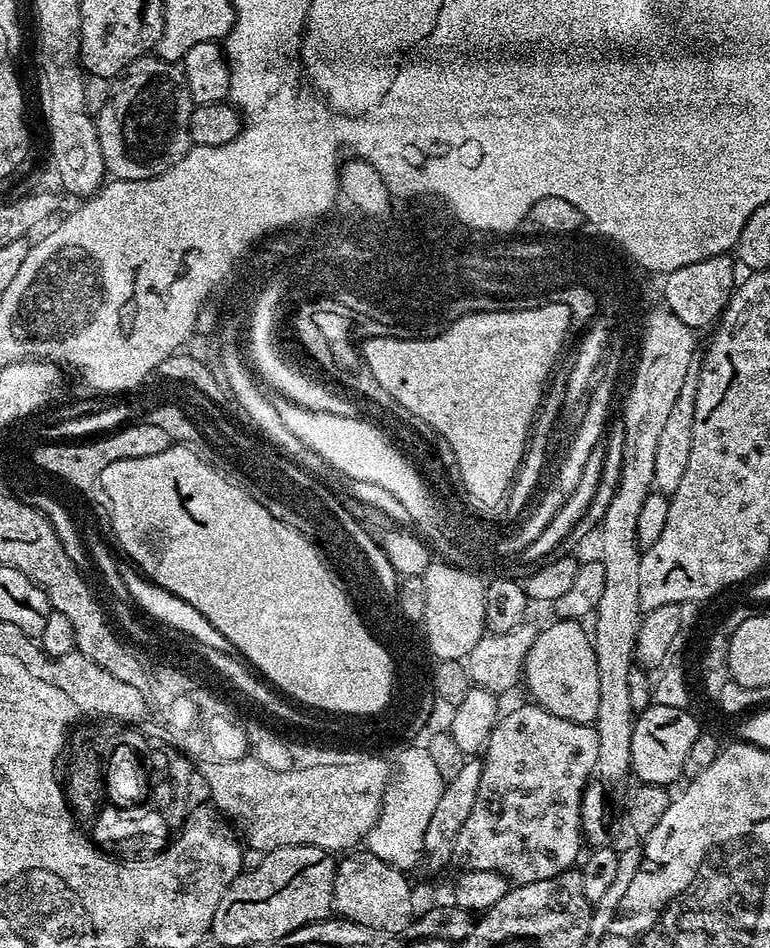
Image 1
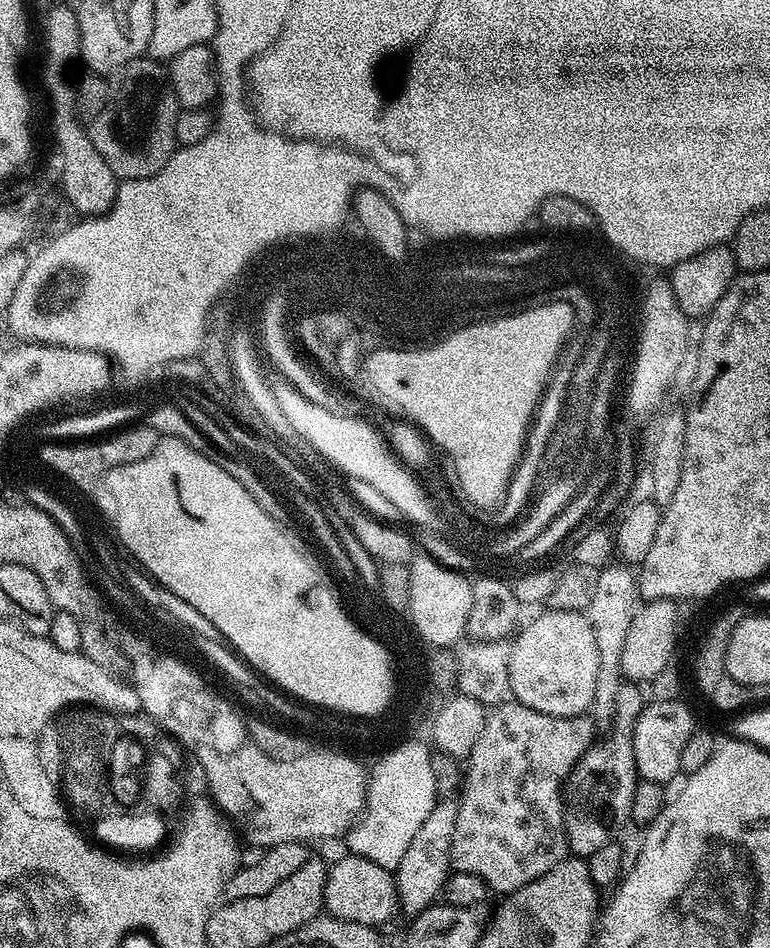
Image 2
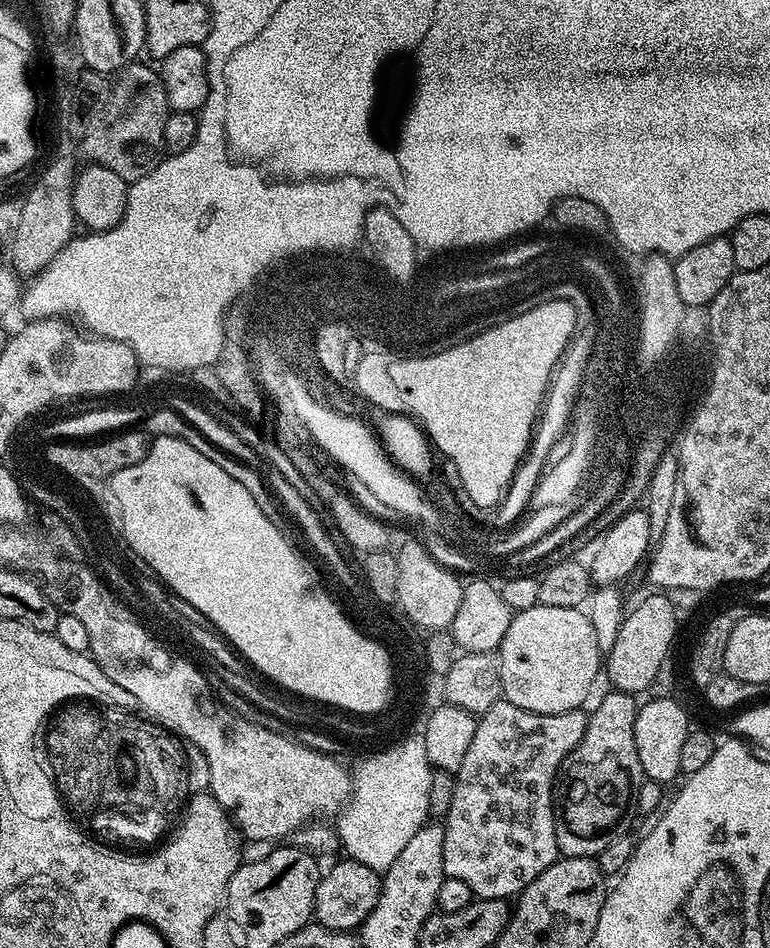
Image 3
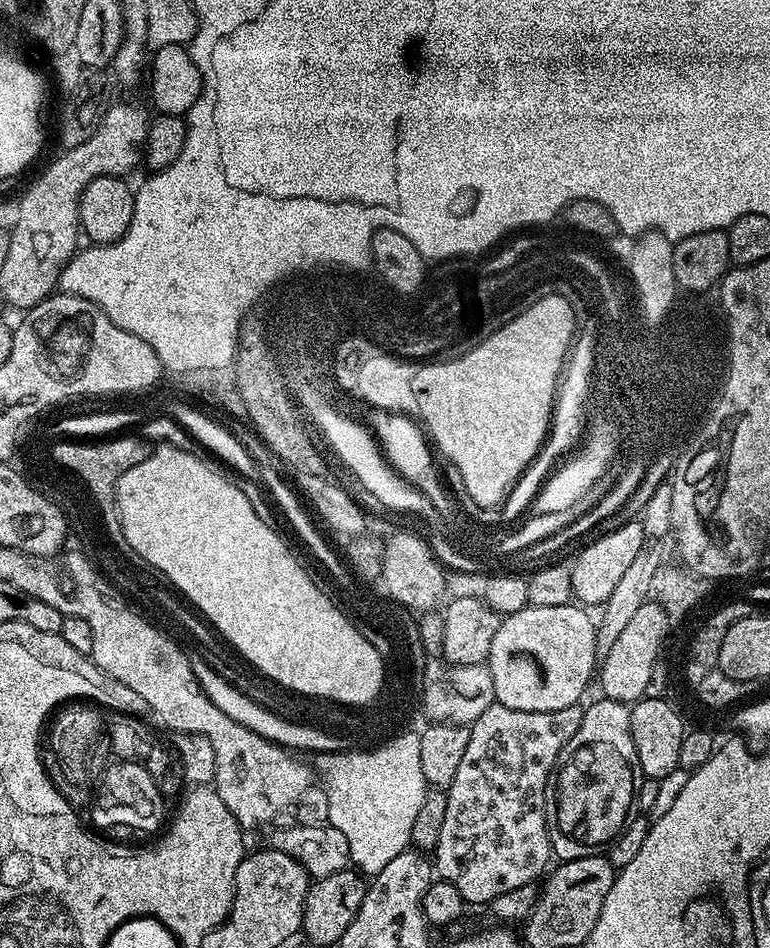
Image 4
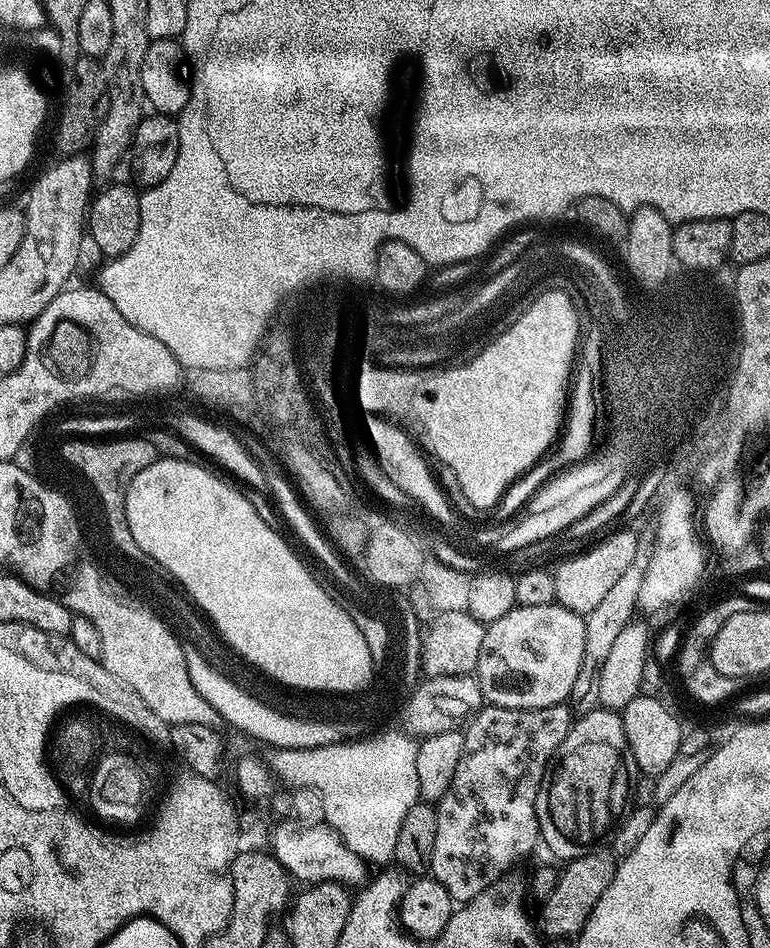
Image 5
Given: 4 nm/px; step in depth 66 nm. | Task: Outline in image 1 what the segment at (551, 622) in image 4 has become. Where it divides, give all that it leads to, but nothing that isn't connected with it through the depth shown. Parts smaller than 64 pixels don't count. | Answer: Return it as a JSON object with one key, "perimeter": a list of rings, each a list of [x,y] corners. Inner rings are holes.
{"perimeter":[[[557,619],[555,623],[537,631],[524,659],[523,687],[528,687],[532,695],[529,697],[540,707],[550,710],[550,714],[558,714],[558,718],[566,718],[570,722],[592,724],[598,714],[598,662],[596,651],[592,648],[591,635],[587,631],[584,633],[585,625],[575,620]]]}

